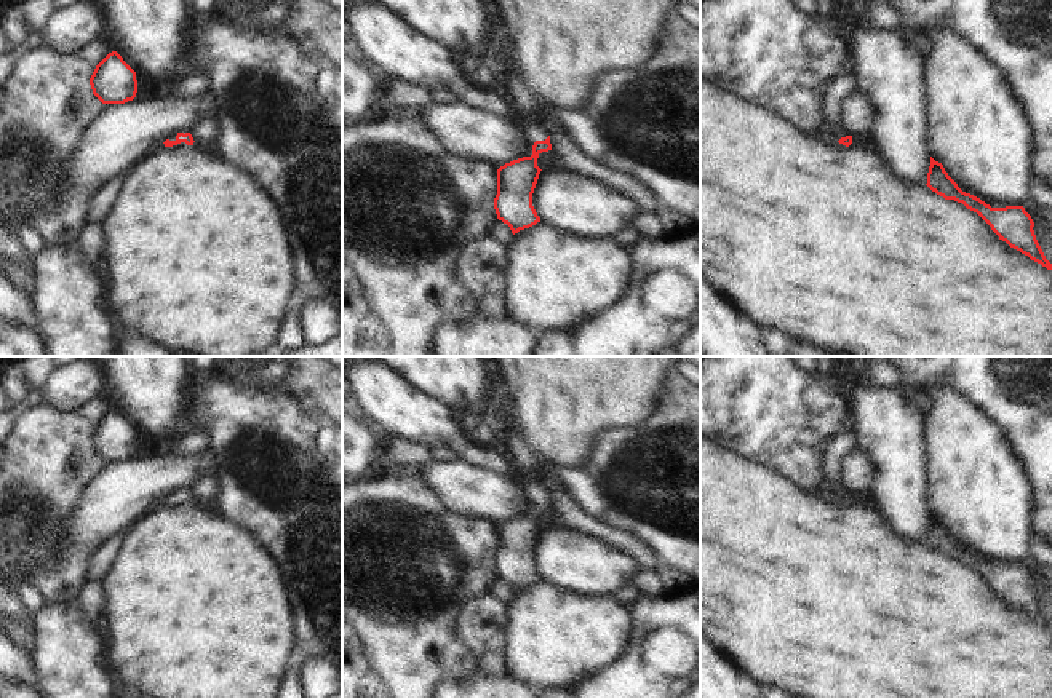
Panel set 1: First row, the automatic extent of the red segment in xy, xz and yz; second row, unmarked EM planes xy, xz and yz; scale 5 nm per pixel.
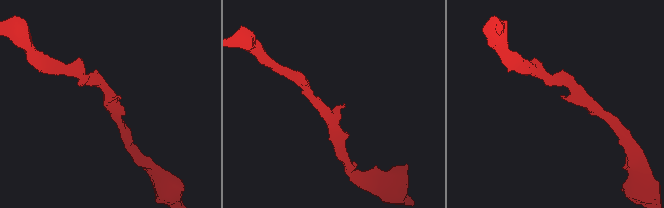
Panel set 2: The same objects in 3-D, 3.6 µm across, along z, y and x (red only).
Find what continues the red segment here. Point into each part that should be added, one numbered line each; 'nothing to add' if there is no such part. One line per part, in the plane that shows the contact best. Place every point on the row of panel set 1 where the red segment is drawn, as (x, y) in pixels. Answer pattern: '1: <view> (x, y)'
nothing to add

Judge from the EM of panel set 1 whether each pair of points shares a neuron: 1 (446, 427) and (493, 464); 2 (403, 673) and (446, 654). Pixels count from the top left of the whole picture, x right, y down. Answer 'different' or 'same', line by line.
1: same
2: same

